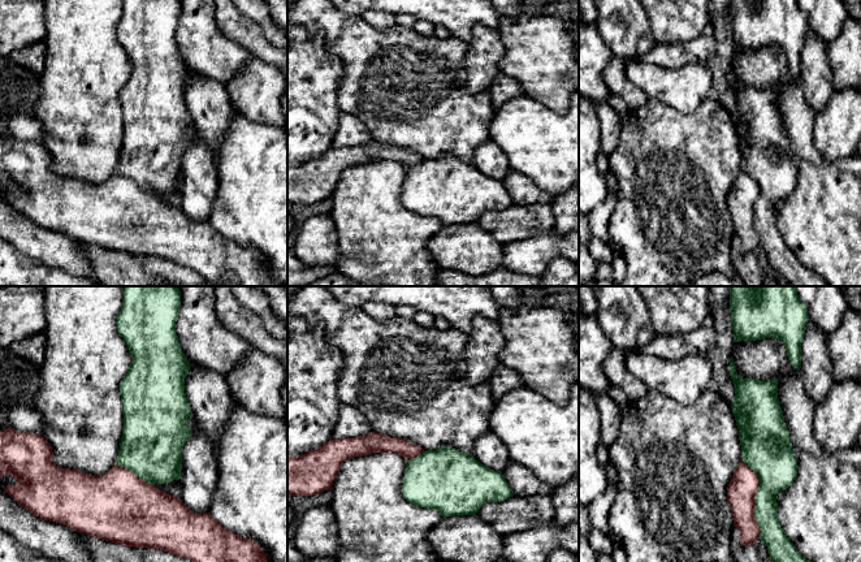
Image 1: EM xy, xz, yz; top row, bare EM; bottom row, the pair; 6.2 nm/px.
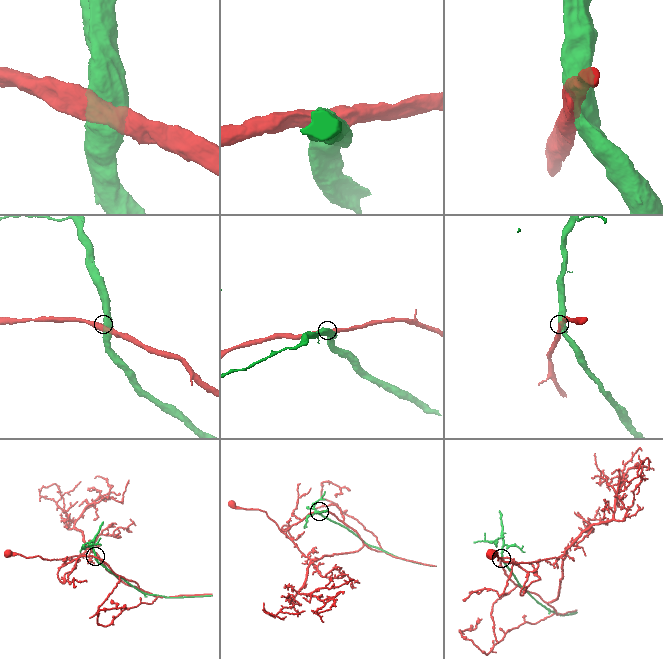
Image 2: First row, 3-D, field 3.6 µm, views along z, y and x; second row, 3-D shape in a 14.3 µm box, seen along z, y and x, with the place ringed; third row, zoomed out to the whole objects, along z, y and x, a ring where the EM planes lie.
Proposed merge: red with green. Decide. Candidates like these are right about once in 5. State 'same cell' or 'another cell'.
another cell

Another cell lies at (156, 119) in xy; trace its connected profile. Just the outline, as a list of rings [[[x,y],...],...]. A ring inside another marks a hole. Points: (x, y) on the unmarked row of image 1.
[[[124,0],[116,27],[117,40],[133,65],[120,92],[124,137],[116,173],[152,194],[181,187],[182,159],[192,143],[187,130],[194,122],[185,101],[190,70],[176,42],[179,14],[181,0]]]

